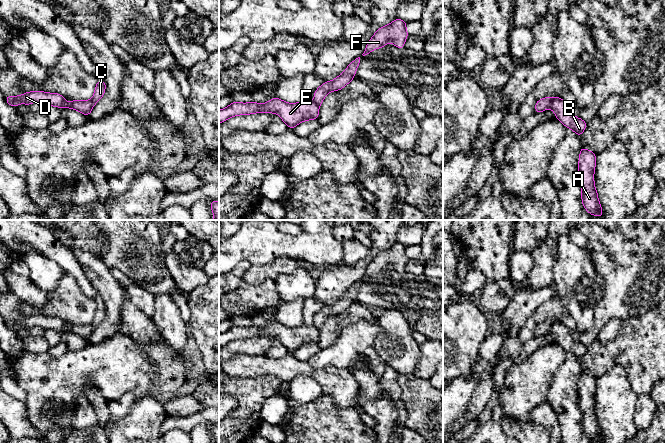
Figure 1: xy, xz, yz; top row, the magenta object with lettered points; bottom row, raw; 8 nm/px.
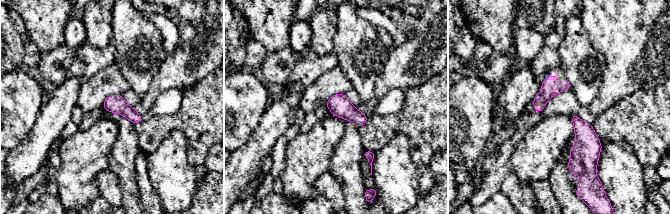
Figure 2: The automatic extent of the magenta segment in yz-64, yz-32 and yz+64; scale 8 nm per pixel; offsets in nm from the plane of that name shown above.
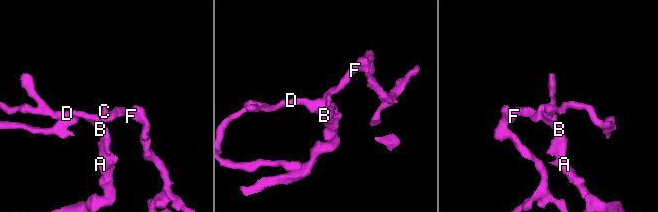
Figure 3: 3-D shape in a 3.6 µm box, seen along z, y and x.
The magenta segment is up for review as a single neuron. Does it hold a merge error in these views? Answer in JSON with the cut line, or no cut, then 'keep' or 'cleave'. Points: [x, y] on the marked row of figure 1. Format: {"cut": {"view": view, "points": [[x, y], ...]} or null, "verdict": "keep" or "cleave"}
{"cut": {"view": "yz", "points": [[556, 97], [548, 106]]}, "verdict": "cleave"}

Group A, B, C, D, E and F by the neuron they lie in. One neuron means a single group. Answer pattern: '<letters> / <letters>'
A B D E / C F

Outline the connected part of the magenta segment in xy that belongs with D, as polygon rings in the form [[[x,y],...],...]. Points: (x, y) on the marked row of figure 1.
[[[43,91],[25,92],[21,96],[5,96],[5,99],[6,102],[14,108],[21,103],[24,103],[29,106],[31,103],[40,102],[45,106],[57,106],[61,109],[65,107],[75,109],[88,117],[94,106],[91,100],[73,100],[70,103],[67,103],[65,101],[64,96],[58,93],[46,93]]]

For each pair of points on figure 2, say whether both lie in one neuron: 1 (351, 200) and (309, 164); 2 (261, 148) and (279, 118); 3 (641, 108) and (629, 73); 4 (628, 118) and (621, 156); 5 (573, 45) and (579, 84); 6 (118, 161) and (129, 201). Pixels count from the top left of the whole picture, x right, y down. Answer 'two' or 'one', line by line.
1: two
2: one
3: two
4: two
5: one
6: one

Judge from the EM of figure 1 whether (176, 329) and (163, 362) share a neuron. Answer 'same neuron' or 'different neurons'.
different neurons

